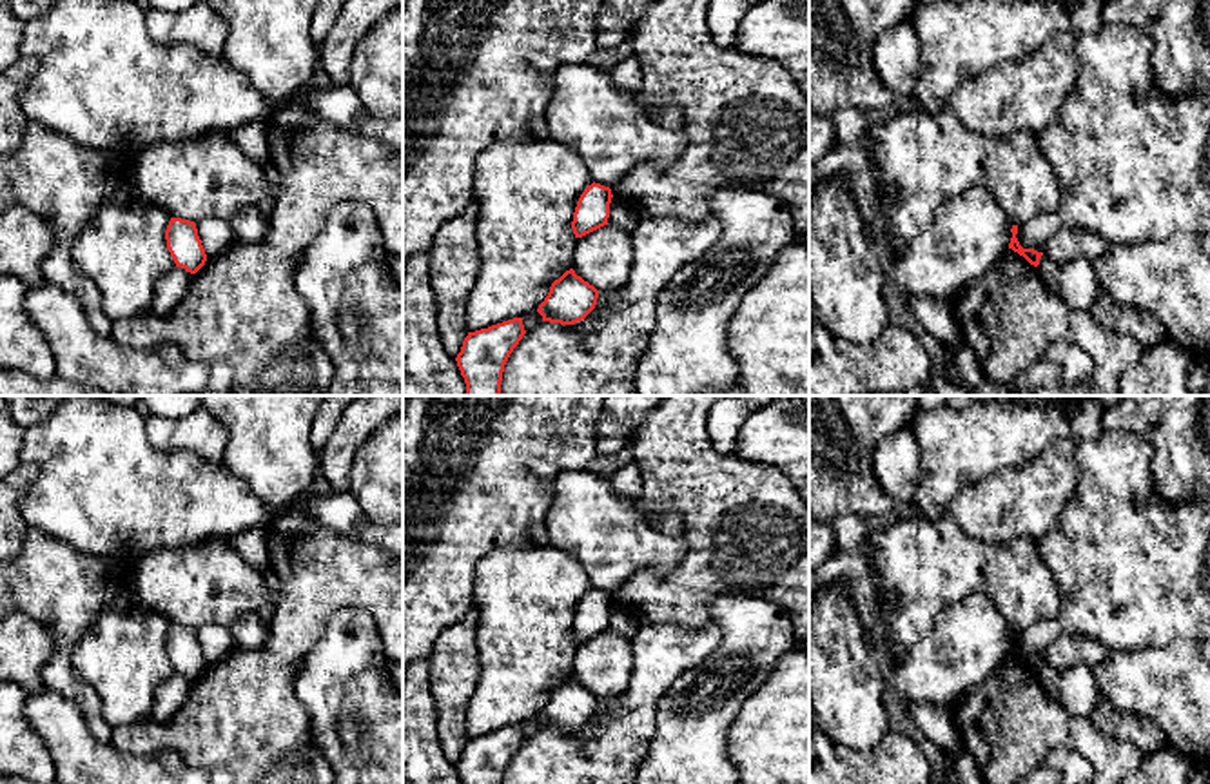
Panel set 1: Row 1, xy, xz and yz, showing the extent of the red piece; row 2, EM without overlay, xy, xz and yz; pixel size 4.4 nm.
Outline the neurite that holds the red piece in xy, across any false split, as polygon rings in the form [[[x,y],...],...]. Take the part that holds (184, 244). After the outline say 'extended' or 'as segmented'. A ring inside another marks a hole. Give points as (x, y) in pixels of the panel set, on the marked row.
[[[171,218],[165,240],[176,267],[196,274],[205,265],[207,254],[194,221]]] | as segmented

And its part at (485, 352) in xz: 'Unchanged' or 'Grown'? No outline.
Unchanged

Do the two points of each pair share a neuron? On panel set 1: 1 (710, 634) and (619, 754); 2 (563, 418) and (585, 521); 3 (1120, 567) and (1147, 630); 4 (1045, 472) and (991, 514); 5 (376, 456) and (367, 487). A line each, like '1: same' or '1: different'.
1: same
2: different
3: same
4: same
5: same

